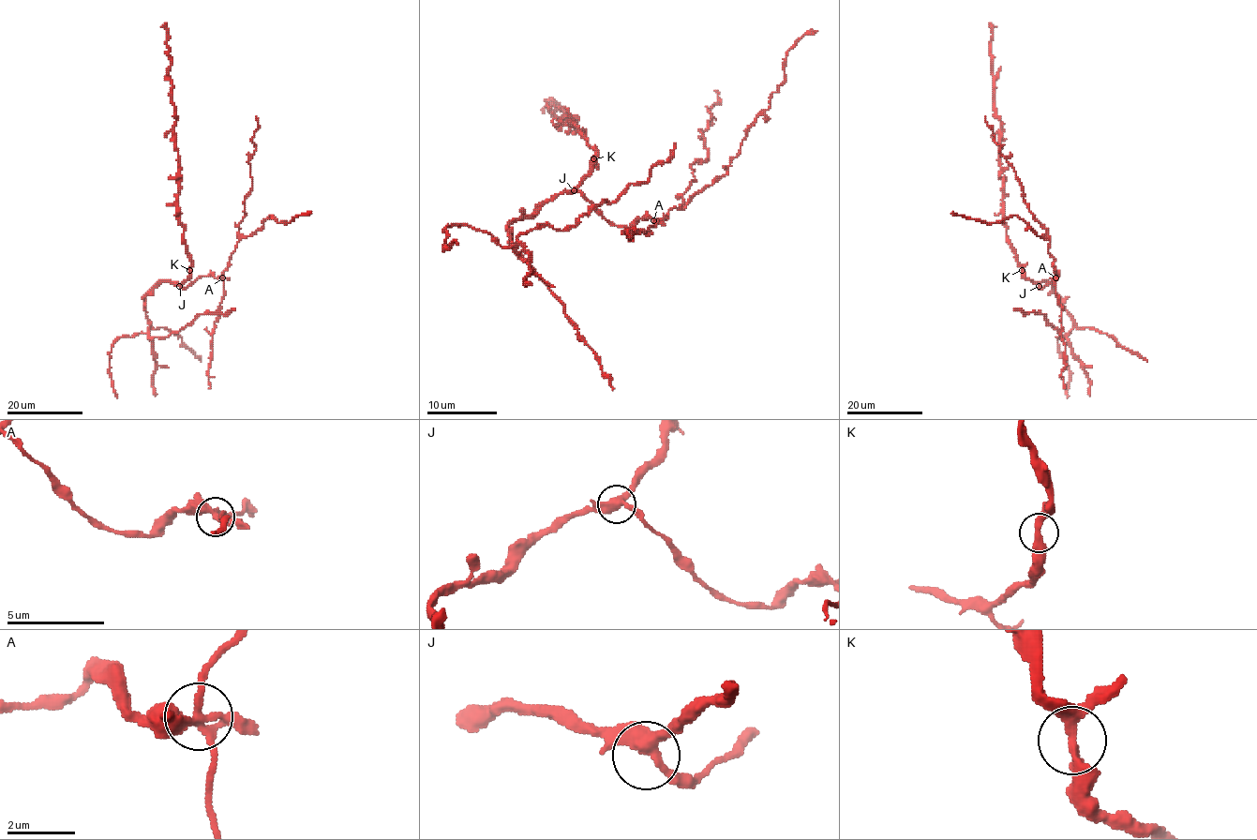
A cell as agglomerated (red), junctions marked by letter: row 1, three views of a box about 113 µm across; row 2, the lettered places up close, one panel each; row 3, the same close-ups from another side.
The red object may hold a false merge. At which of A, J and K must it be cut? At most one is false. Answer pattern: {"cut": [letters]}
{"cut": ["A"]}

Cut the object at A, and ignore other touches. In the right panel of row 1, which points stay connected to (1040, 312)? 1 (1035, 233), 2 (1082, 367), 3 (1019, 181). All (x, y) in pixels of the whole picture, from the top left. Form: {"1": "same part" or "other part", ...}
{"1": "other part", "2": "same part", "3": "other part"}

